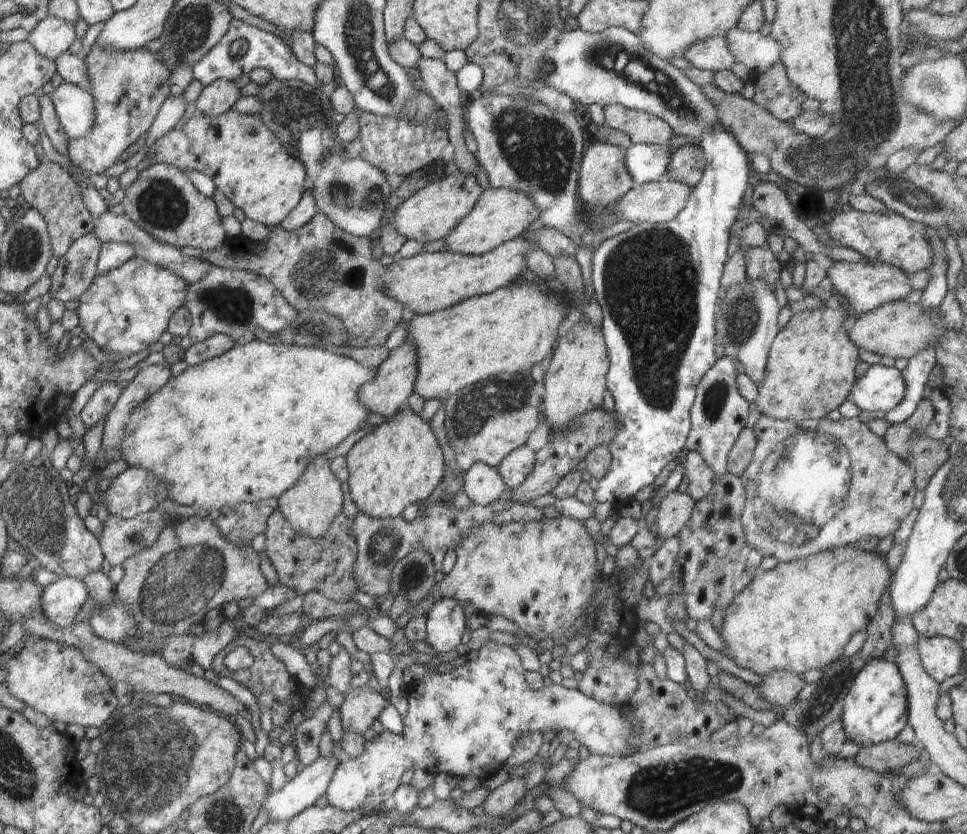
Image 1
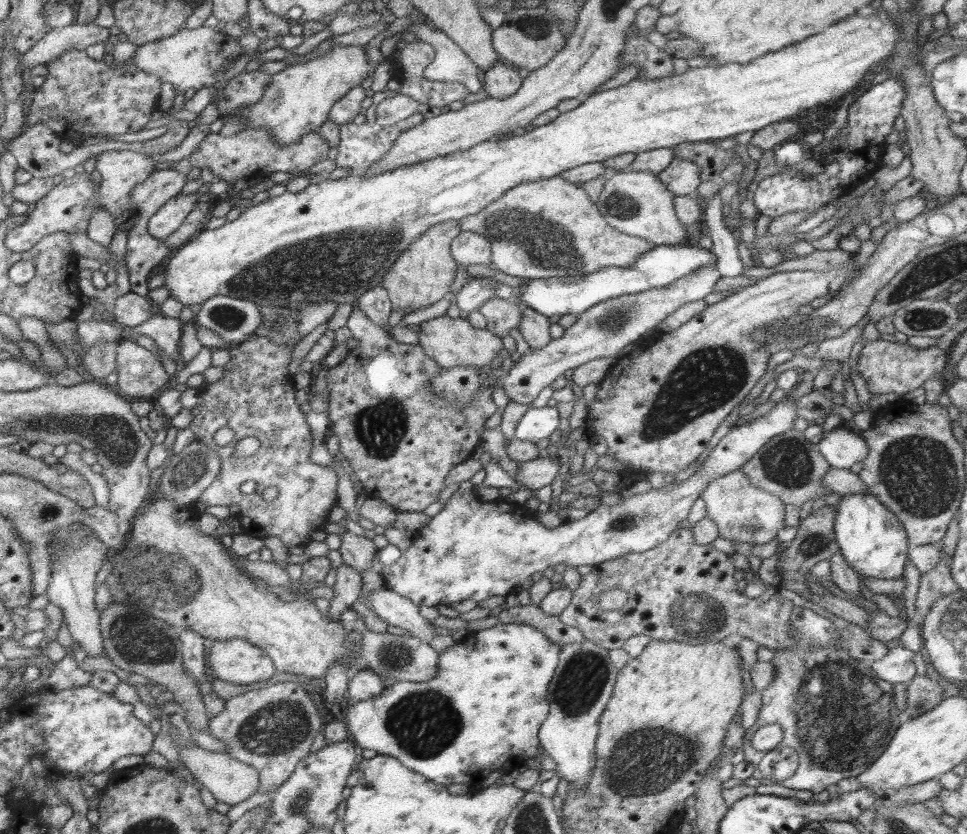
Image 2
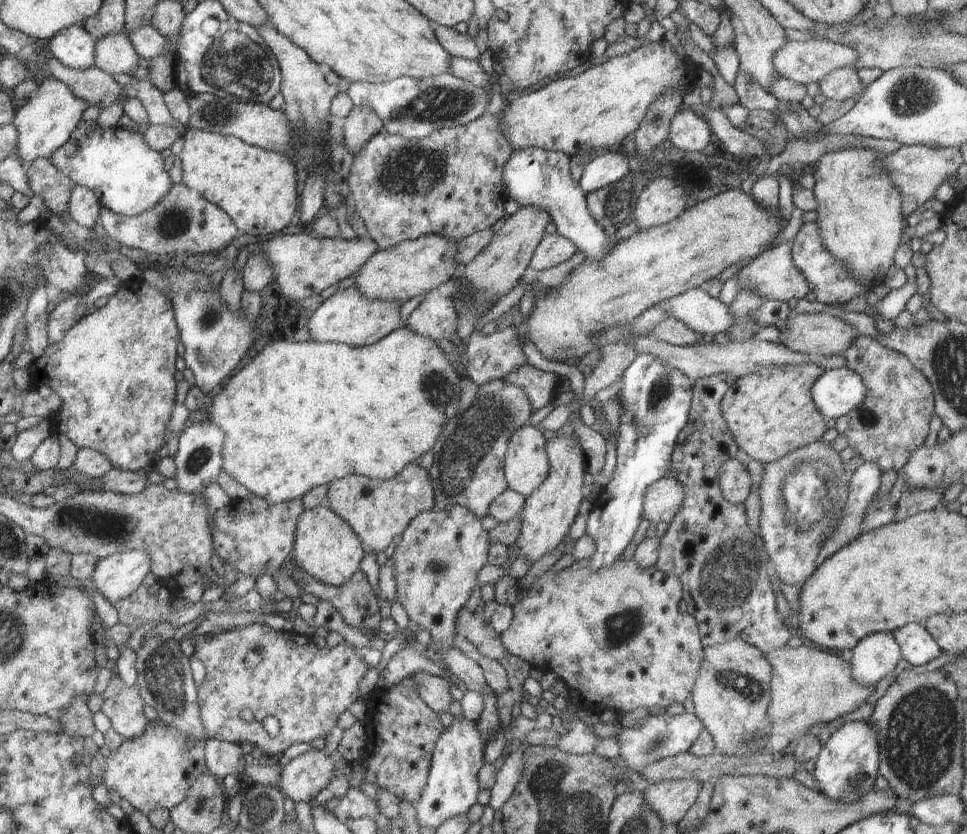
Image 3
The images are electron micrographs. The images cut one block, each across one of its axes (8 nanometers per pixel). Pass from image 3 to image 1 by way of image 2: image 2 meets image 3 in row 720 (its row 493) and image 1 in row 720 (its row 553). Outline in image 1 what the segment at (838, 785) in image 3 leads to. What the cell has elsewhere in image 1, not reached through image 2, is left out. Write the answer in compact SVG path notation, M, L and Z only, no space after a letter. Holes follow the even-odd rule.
M886 659L868 660L843 700L842 726L847 739L858 746L872 746L892 740L909 724L906 684L896 664Z

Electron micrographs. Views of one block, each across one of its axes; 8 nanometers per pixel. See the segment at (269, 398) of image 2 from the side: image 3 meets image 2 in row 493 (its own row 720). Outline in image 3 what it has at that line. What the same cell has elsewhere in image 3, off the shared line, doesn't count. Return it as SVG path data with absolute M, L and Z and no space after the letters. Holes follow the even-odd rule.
M248 624L246 627L238 626L237 628L232 628L232 630L219 629L210 635L204 634L202 636L196 636L193 641L194 656L204 664L204 668L206 669L204 682L202 682L201 686L198 686L197 690L198 706L201 706L202 724L204 724L206 732L208 732L208 736L210 736L210 739L226 741L237 745L252 744L253 747L258 746L266 756L281 756L283 752L286 752L287 748L294 746L294 744L300 744L300 742L309 743L312 742L312 740L316 740L316 738L325 738L326 734L337 725L338 716L345 710L349 710L350 706L354 704L356 700L360 699L358 683L364 674L368 672L367 664L363 662L363 658L360 655L354 652L353 647L350 647L348 642L345 641L343 644L338 644L338 646L334 647L318 648L312 641L312 638L300 634L299 630L295 629L292 631L276 631L265 624ZM250 650L260 654L260 664L258 664L254 670L248 670L248 668L246 668L246 656L248 656ZM244 708L250 708L254 713L254 720L250 723L242 721L239 716L239 712ZM266 716L274 716L279 722L280 730L274 738L266 732L262 725L262 720L264 720Z

